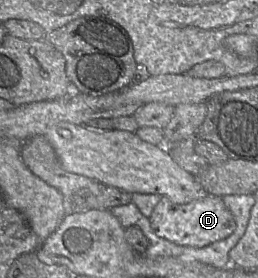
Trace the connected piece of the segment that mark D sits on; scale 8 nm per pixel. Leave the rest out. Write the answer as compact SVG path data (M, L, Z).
M207 194L187 204L174 204L162 196L149 217L153 232L160 238L180 246L195 248L205 247L211 243L230 236L236 228L232 213L224 204L222 197Z

